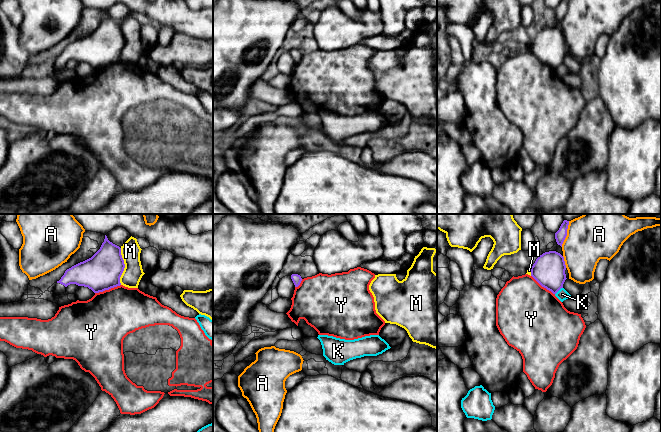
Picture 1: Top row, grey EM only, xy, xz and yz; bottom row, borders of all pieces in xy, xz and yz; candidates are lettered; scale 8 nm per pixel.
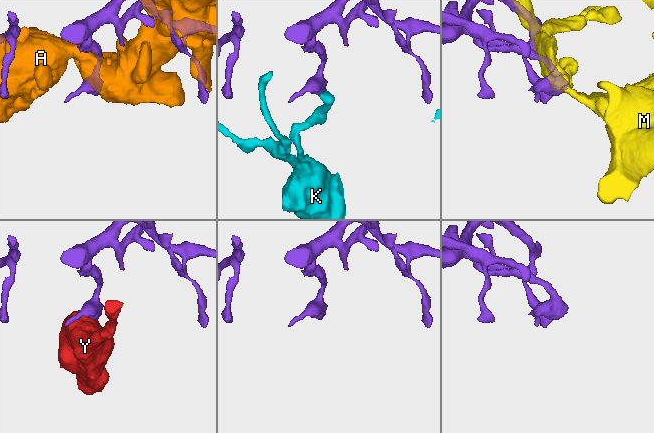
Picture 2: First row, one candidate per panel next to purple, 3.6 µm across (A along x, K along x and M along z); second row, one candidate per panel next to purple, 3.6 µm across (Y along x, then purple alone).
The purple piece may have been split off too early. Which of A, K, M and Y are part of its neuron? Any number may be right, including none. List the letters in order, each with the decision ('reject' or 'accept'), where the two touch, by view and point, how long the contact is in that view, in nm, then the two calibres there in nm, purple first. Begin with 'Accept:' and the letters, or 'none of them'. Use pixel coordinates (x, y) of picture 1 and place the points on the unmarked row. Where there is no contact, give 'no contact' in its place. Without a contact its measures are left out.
Accept: none of them
A: reject | yz (566, 11) | 200 nm | 90/340 nm
K: reject | yz (558, 66) | 90 nm | 260/90 nm
M: reject | xy (124, 42) | 300 nm | 300/160 nm
Y: reject | xy (107, 65) | 220 nm | 300/420 nm

